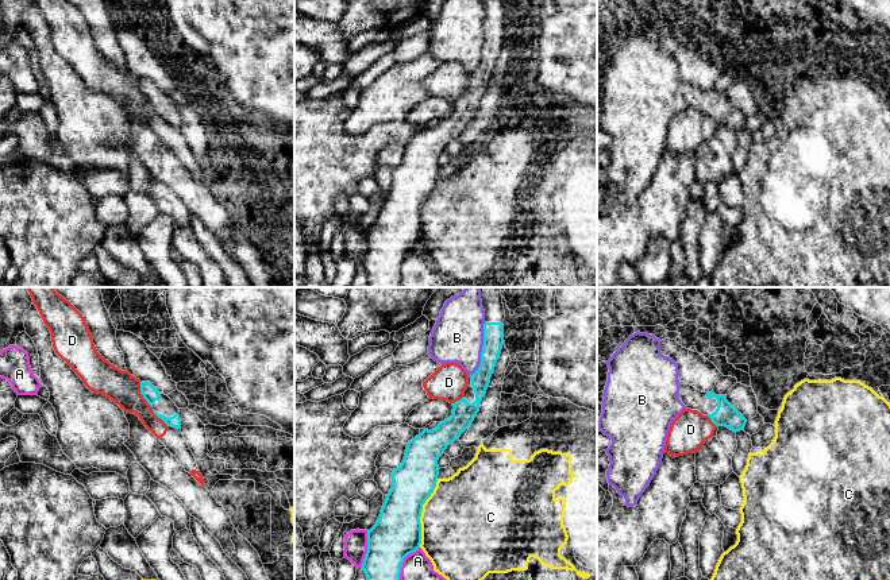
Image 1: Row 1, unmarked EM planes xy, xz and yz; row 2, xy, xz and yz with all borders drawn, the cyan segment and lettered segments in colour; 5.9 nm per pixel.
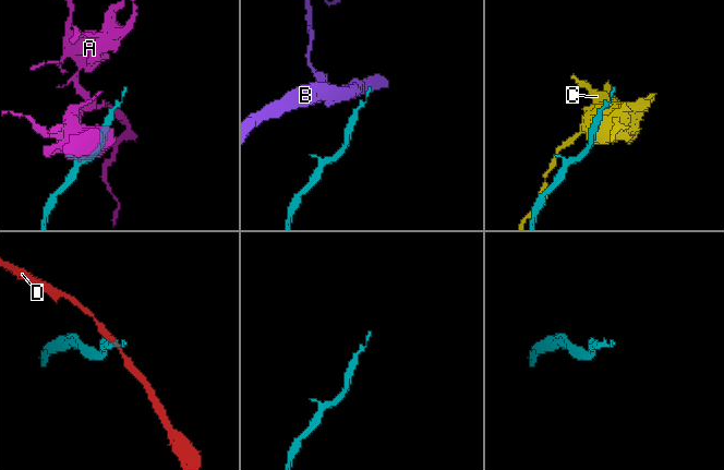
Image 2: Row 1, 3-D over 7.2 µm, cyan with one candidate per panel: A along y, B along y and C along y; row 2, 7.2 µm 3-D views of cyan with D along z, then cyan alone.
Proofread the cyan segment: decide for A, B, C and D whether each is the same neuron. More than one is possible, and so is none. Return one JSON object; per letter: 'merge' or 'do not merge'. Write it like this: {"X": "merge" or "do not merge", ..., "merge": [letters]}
{"A": "do not merge", "B": "do not merge", "C": "do not merge", "D": "do not merge", "merge": []}

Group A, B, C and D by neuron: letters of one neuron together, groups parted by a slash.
A / B / C / D

